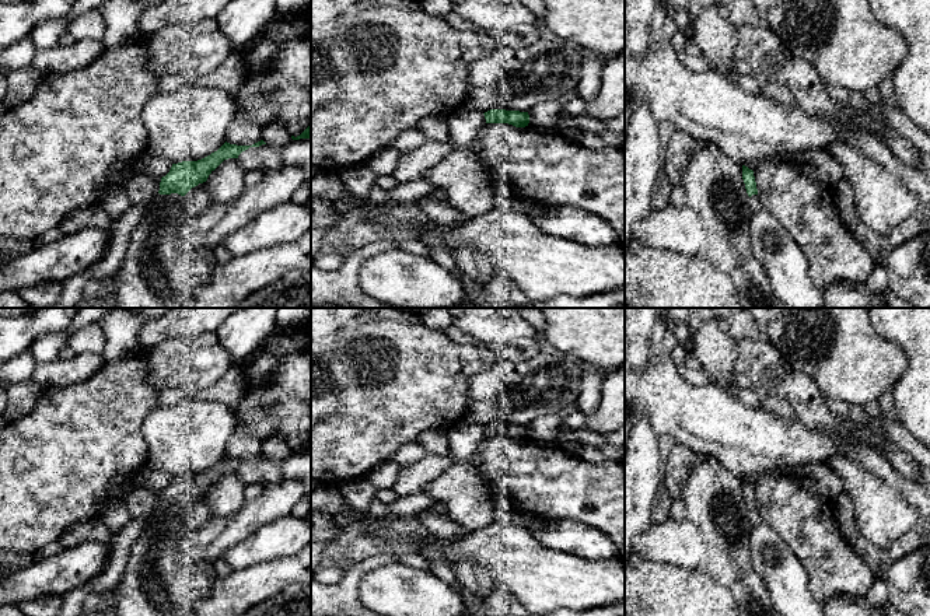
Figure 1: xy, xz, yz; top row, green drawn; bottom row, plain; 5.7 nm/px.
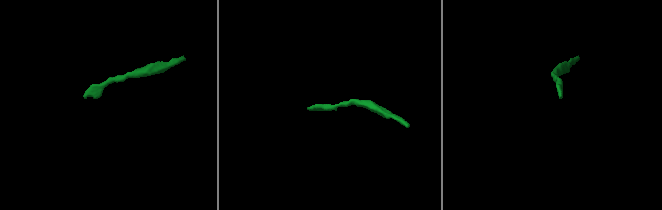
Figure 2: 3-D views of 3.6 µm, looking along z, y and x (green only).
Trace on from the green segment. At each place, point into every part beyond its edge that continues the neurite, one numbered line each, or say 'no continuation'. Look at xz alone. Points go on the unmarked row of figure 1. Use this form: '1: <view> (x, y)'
no continuation

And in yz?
1: yz (754, 514)

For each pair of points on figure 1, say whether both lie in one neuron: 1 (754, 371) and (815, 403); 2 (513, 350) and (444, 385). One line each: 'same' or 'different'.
1: same
2: different

